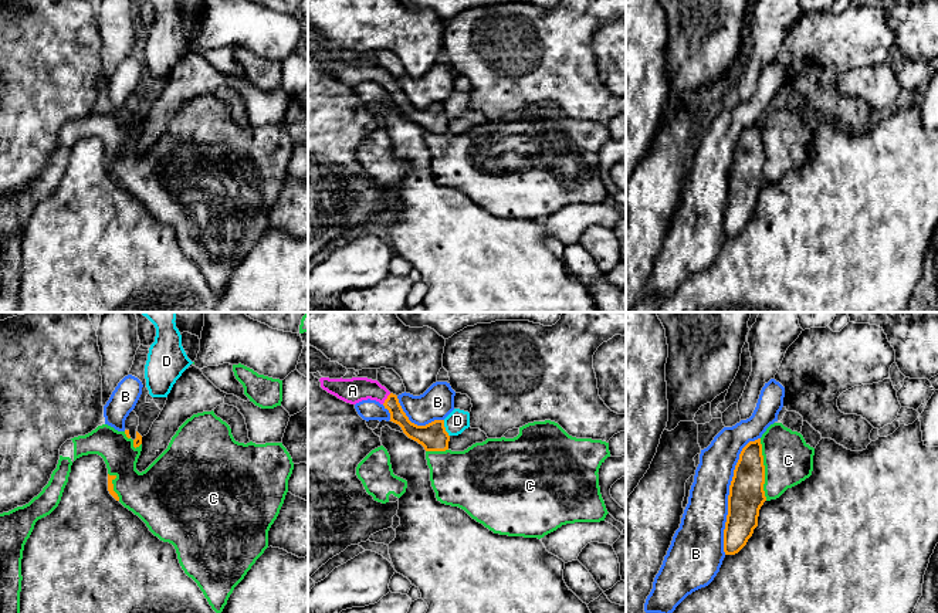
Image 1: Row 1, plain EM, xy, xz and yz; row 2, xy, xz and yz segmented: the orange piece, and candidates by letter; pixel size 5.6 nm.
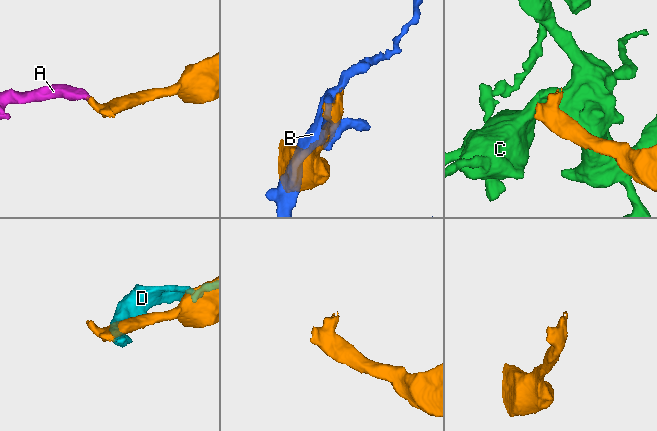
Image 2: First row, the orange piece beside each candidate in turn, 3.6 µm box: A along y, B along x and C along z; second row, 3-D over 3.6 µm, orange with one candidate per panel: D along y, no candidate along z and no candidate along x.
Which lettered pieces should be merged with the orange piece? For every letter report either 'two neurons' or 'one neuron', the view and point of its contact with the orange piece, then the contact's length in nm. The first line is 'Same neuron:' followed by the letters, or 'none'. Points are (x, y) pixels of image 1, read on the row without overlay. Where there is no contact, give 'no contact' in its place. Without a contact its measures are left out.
Same neuron: A
A: one neuron; meets orange in xz at (386, 81); contact 80 nm long
B: two neurons; meets orange in yz at (730, 175); contact 700 nm long
C: two neurons; meets orange in yz at (764, 152); contact 360 nm long
D: two neurons; meets orange in xz at (444, 111); contact 100 nm long

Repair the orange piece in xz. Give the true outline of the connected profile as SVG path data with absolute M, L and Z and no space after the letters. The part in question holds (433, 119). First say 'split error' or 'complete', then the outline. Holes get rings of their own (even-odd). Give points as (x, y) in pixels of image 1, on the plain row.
split error | M321 60L321 70L338 81L356 87L362 82L376 82L390 95L390 104L399 106L403 115L421 126L426 133L448 132L450 118L444 102L434 102L426 108L417 108L409 102L396 77L390 75L377 62L368 60L329 61Z

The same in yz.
complete | M761 121L741 133L729 167L728 197L724 211L725 237L738 236L758 209L759 192L766 183L765 148Z

